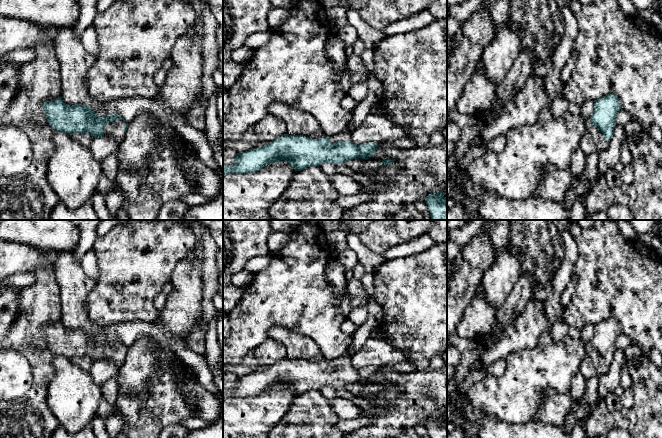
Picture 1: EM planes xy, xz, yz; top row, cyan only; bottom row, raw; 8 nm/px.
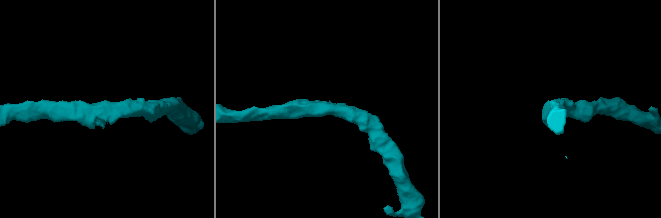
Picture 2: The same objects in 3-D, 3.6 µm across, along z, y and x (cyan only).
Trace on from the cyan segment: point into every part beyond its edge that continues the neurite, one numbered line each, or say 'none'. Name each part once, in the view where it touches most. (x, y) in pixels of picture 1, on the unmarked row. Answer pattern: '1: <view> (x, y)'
1: xy (115, 353)

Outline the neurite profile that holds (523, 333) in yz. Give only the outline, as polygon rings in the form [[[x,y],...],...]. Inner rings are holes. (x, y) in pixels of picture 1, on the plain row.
[[[530,299],[524,311],[507,328],[505,337],[482,351],[480,359],[489,365],[506,358],[511,352],[534,348],[539,336],[551,327],[547,312]]]

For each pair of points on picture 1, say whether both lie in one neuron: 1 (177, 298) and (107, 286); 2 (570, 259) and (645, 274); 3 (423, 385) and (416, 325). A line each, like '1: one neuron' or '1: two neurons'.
1: two neurons
2: two neurons
3: two neurons

